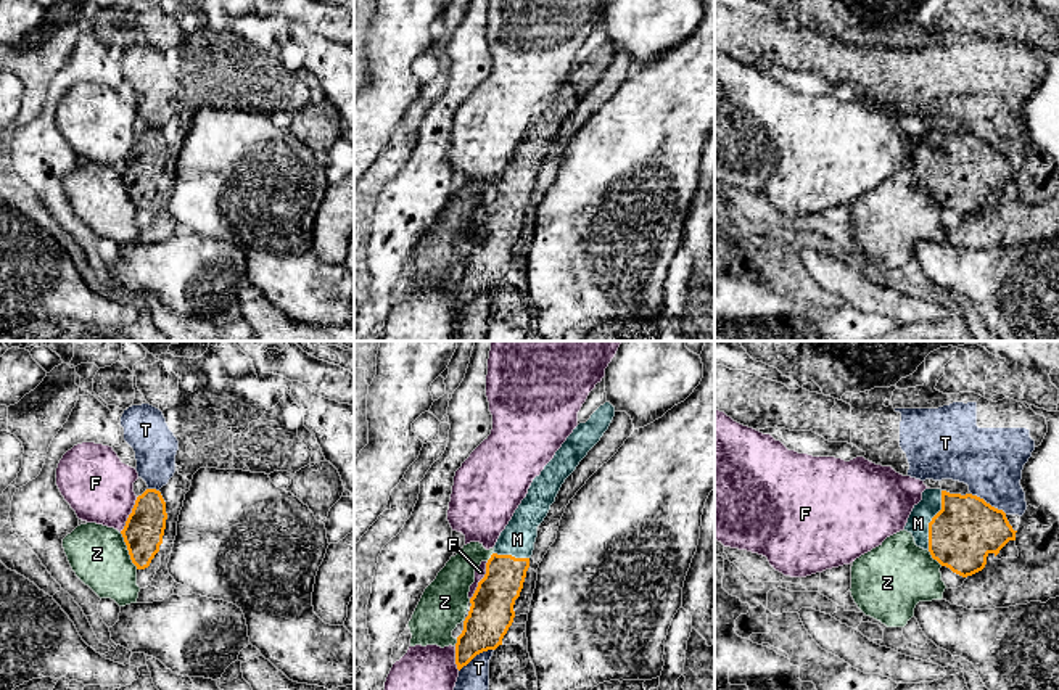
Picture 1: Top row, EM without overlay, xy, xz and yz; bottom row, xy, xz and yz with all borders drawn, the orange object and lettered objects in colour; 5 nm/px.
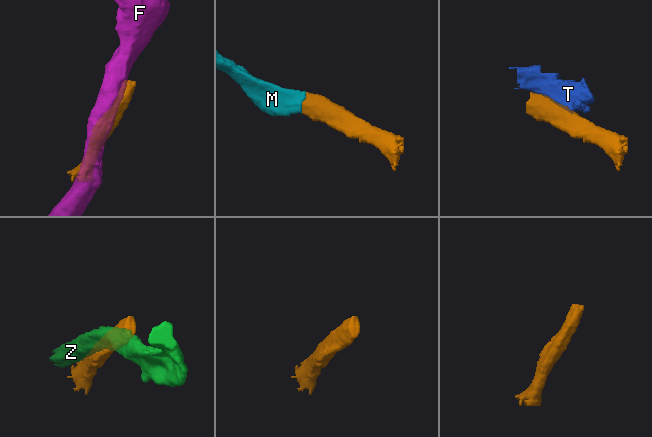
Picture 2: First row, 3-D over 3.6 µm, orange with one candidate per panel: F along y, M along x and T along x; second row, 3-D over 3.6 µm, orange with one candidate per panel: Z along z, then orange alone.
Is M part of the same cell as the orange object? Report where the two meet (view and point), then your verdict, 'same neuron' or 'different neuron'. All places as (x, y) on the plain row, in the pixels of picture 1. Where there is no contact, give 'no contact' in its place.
contact yz (932, 160); same neuron

